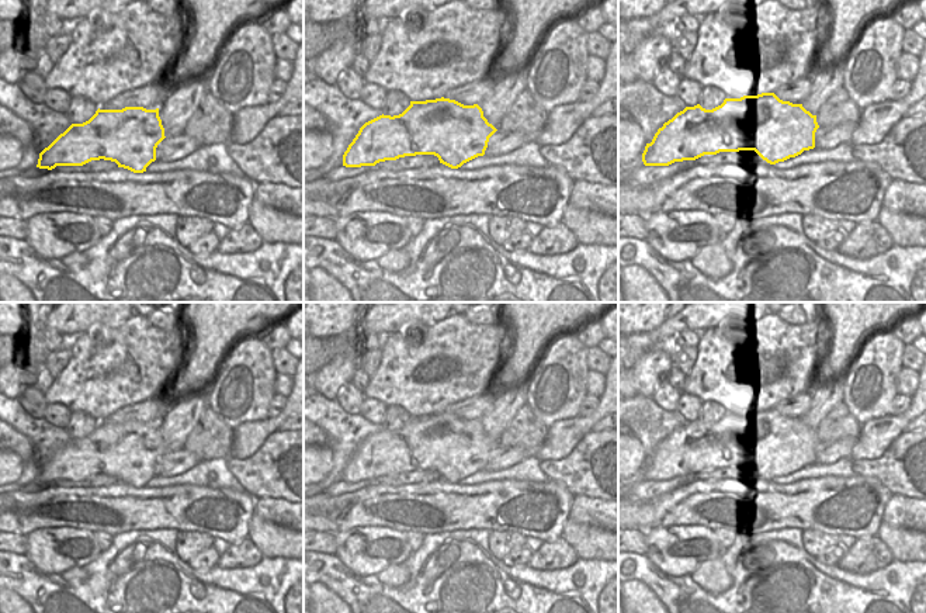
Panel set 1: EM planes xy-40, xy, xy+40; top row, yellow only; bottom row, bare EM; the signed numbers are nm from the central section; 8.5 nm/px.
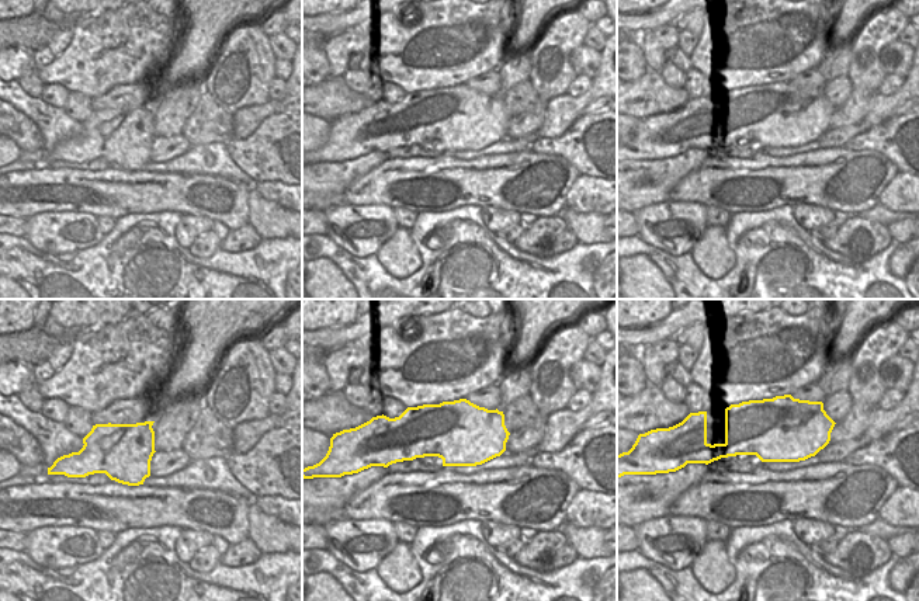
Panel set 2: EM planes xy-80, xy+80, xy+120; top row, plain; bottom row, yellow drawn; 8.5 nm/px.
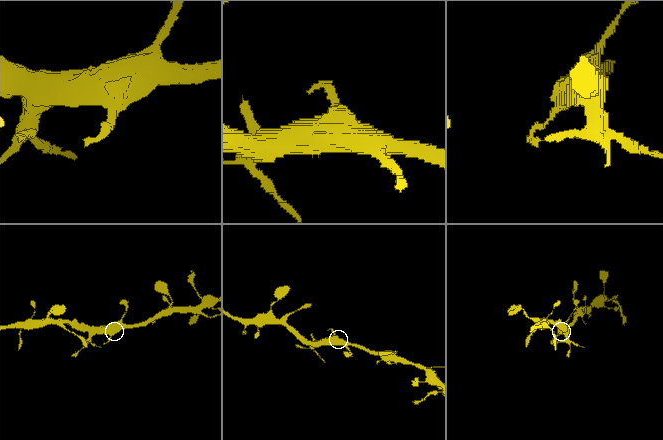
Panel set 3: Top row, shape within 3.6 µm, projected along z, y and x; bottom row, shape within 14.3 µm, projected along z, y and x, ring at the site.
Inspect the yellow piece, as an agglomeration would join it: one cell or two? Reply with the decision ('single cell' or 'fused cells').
single cell

